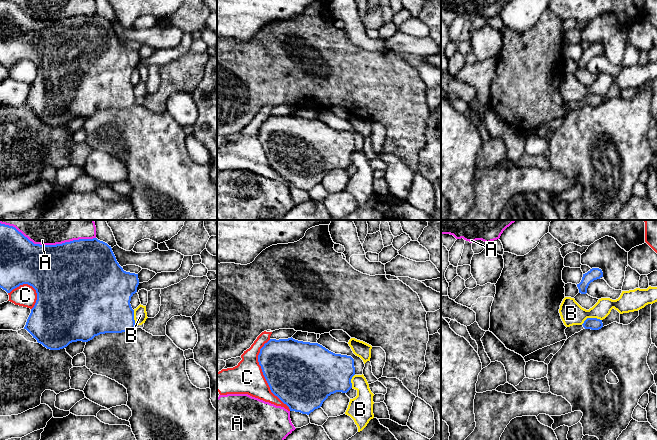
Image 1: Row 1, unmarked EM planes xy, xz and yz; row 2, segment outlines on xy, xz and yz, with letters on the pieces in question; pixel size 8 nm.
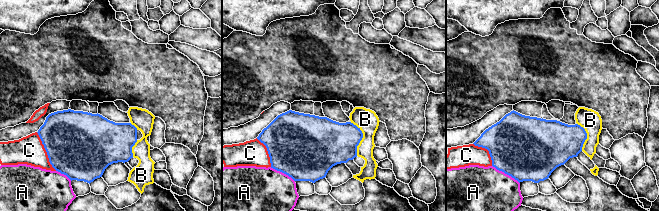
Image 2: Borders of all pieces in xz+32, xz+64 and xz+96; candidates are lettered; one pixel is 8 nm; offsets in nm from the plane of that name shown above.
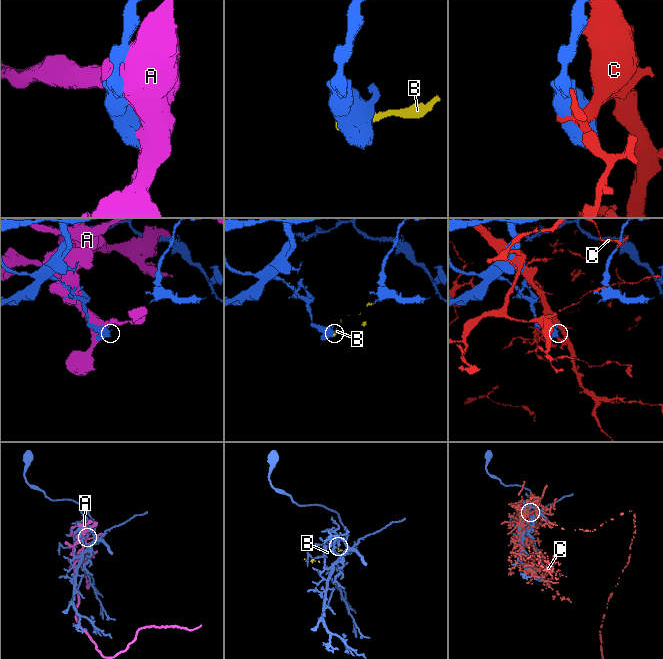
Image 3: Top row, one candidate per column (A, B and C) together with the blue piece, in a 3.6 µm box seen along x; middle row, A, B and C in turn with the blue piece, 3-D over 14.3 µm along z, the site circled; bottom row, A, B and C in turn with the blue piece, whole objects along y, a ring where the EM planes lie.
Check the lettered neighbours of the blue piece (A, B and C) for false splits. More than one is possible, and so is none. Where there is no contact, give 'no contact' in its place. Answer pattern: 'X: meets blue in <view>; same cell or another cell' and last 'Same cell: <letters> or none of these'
A: meets blue in xy; another cell
B: meets blue in yz; another cell
C: meets blue in xz; another cell
Same cell: none of these

